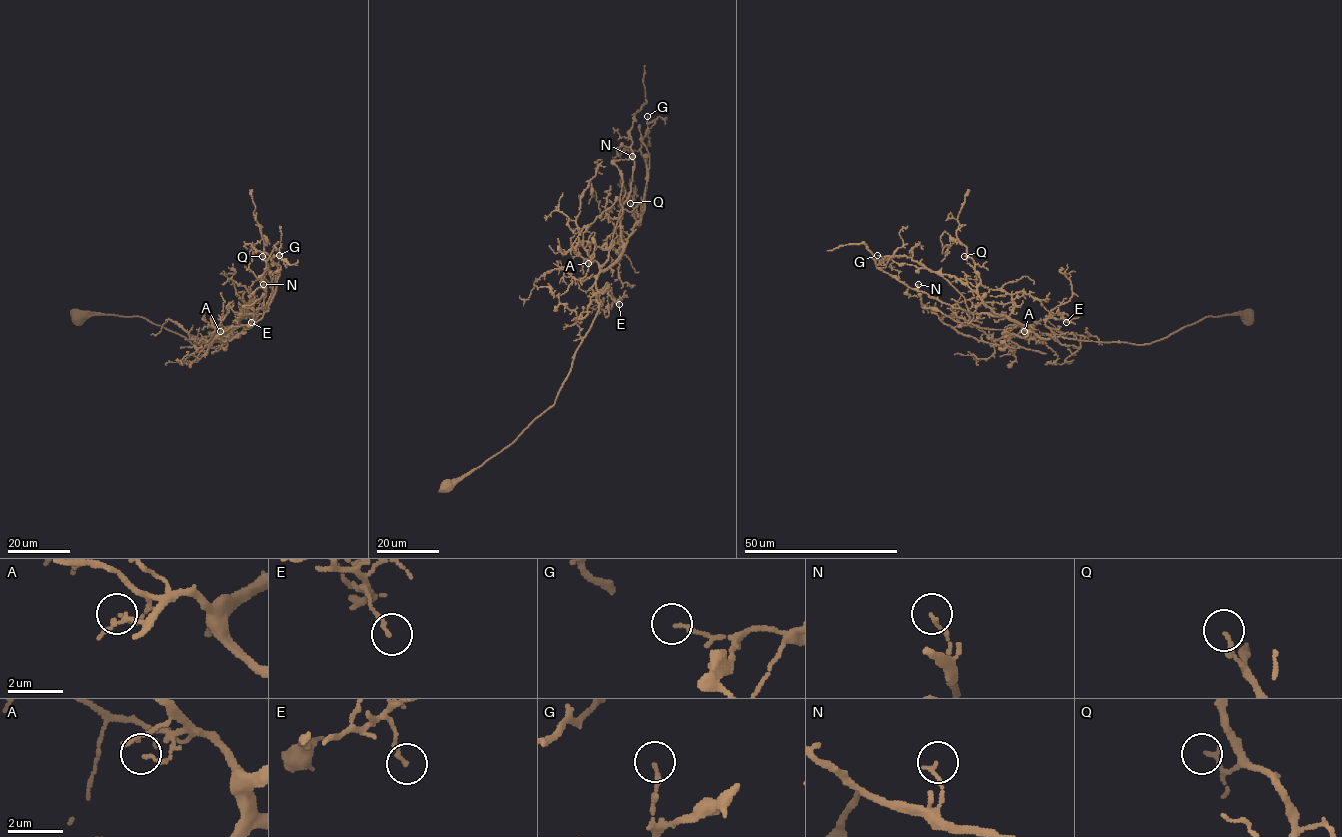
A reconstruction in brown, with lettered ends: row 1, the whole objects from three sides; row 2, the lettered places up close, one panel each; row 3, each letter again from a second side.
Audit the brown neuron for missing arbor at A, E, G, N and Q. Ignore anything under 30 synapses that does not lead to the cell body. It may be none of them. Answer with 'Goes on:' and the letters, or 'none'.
Goes on: none

